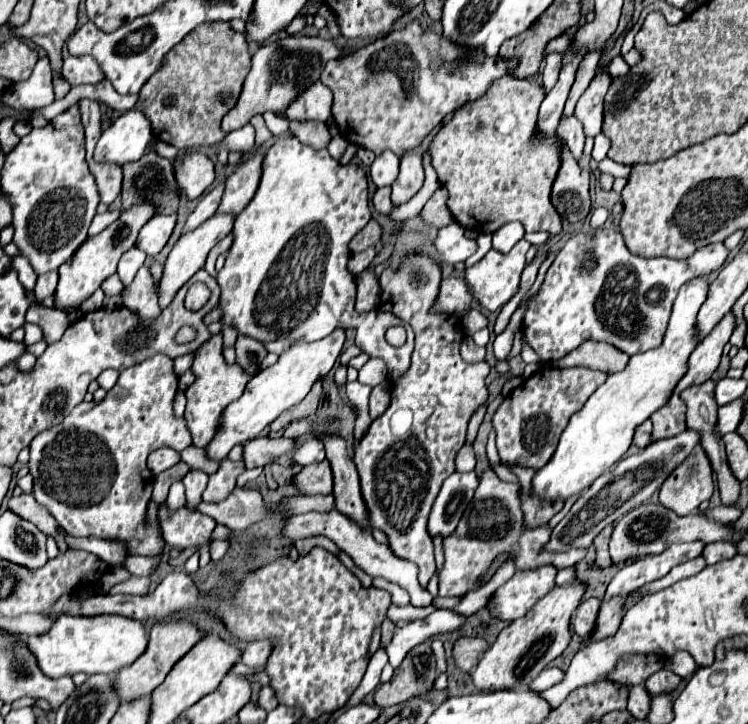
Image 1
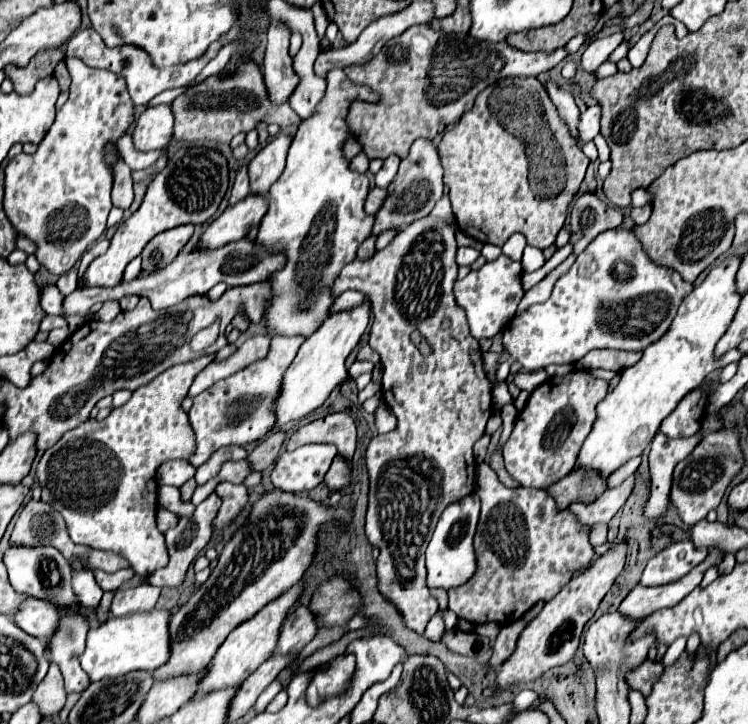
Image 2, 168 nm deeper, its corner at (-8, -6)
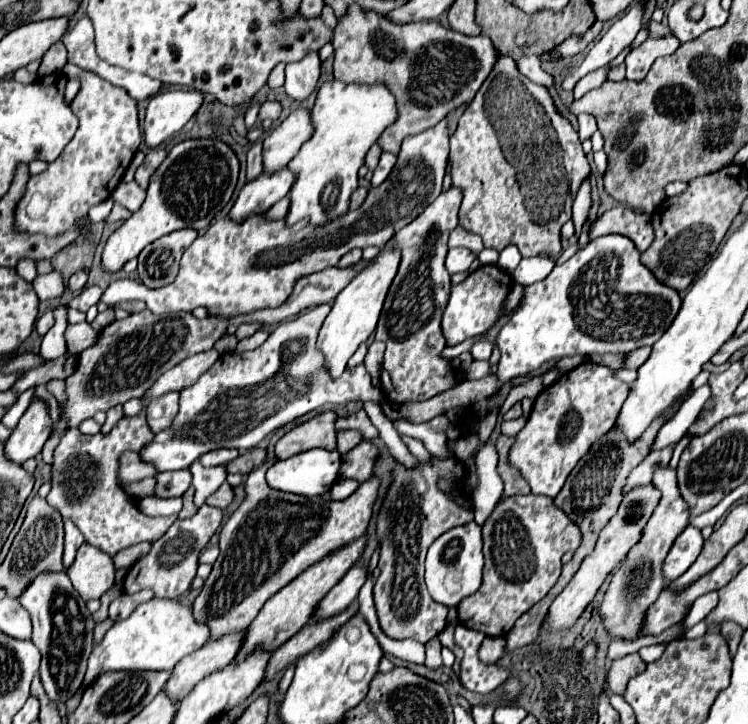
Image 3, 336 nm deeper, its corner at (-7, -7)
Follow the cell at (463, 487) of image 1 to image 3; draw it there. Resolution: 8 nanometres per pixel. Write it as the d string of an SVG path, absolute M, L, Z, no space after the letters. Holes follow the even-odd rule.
M472 522L460 528L448 530L444 536L434 540L426 554L426 586L430 596L444 606L458 608L462 598L474 594L482 584L482 528Z

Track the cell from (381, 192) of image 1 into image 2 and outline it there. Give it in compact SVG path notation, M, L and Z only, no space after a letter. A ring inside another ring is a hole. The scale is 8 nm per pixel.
M379 187L371 189L371 191L369 191L369 199L367 199L367 203L365 203L365 211L371 213L371 215L375 215L375 213L383 207L385 199L387 199L387 189L379 189Z

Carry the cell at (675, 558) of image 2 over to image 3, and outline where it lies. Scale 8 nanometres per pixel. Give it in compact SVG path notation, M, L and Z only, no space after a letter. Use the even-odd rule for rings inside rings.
M688 526L678 538L676 544L672 546L672 552L668 554L668 560L664 562L664 576L666 580L676 580L678 576L682 576L692 562L696 562L696 558L700 556L704 546L704 538L700 534L698 528Z

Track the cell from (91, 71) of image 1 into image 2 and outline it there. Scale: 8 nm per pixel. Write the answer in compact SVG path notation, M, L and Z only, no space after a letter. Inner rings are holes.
M67 57L67 71L71 75L71 93L63 109L57 113L55 123L47 131L45 139L39 143L33 155L21 153L9 161L5 167L5 213L11 225L31 239L37 249L35 257L39 263L53 275L63 275L69 271L79 257L93 245L103 233L107 215L111 211L111 171L103 163L103 147L107 141L117 141L119 135L127 131L133 123L133 103L129 99L125 79L121 75L107 71L107 69L93 69L87 67L81 59Z

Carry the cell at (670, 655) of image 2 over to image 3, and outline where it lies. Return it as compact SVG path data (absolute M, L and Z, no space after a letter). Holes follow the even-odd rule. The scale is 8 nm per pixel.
M709 592L696 599L692 608L684 620L686 629L704 620L705 617L716 607L718 603L718 592Z

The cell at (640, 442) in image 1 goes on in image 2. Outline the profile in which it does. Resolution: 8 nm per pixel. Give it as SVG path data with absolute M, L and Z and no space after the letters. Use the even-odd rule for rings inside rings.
M657 433L651 441L649 451L649 469L651 469L651 497L645 507L645 515L651 521L657 521L659 515L665 513L669 503L669 489L671 489L671 475L675 465L685 459L697 443L693 437L689 439L669 439L663 433Z

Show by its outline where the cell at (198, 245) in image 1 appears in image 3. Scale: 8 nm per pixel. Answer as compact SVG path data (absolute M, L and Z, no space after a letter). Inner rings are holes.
M286 166L276 170L274 174L260 174L240 190L238 200L230 210L230 218L240 222L248 214L270 210L278 200L282 200L290 192L294 180L294 172L290 172Z

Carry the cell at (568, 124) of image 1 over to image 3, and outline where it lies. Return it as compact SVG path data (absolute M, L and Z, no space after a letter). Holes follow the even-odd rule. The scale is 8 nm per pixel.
M524 56L524 58L516 60L516 68L518 68L520 74L524 74L526 78L530 78L536 84L542 84L542 86L552 86L554 84L552 76L546 74L540 68L540 58L538 56Z

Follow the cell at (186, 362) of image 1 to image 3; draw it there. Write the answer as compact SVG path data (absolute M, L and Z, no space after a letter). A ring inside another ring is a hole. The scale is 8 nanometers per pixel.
M258 330L252 336L240 340L236 347L236 352L244 352L248 350L254 350L261 346L270 334L265 330Z

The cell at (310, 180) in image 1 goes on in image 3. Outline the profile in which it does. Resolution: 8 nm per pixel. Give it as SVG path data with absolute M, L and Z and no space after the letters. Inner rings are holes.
M324 82L310 112L316 128L314 136L288 164L288 168L296 174L296 182L290 190L290 212L286 216L288 224L296 224L306 216L312 224L326 224L328 220L348 212L348 200L358 188L358 168L364 164L368 148L398 118L396 100L382 82Z

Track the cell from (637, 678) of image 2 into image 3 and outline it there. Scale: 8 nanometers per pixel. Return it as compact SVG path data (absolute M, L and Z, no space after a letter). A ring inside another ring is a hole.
M628 654L624 658L618 658L610 664L608 672L606 672L606 684L610 692L622 694L626 684L630 682L630 678L634 678L636 674L640 674L646 668L646 664L642 662L642 658L638 654Z

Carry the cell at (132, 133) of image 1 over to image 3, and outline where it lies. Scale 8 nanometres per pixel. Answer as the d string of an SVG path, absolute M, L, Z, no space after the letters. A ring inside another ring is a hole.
M166 88L158 92L146 110L144 140L150 148L156 148L166 138L174 136L202 106L204 98L196 90Z

